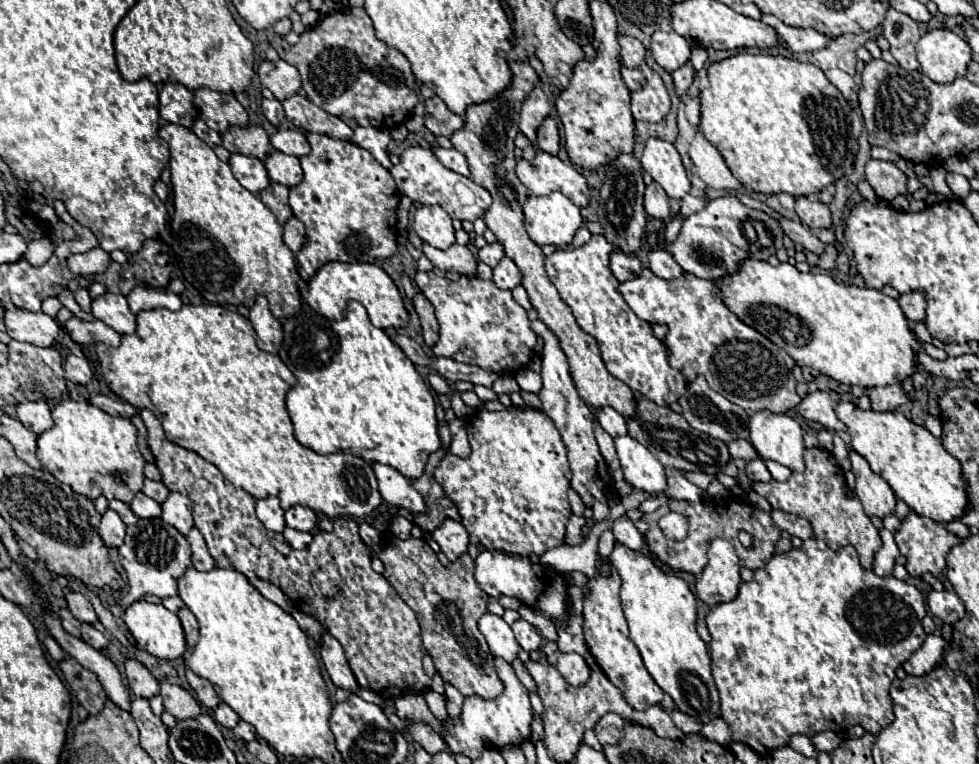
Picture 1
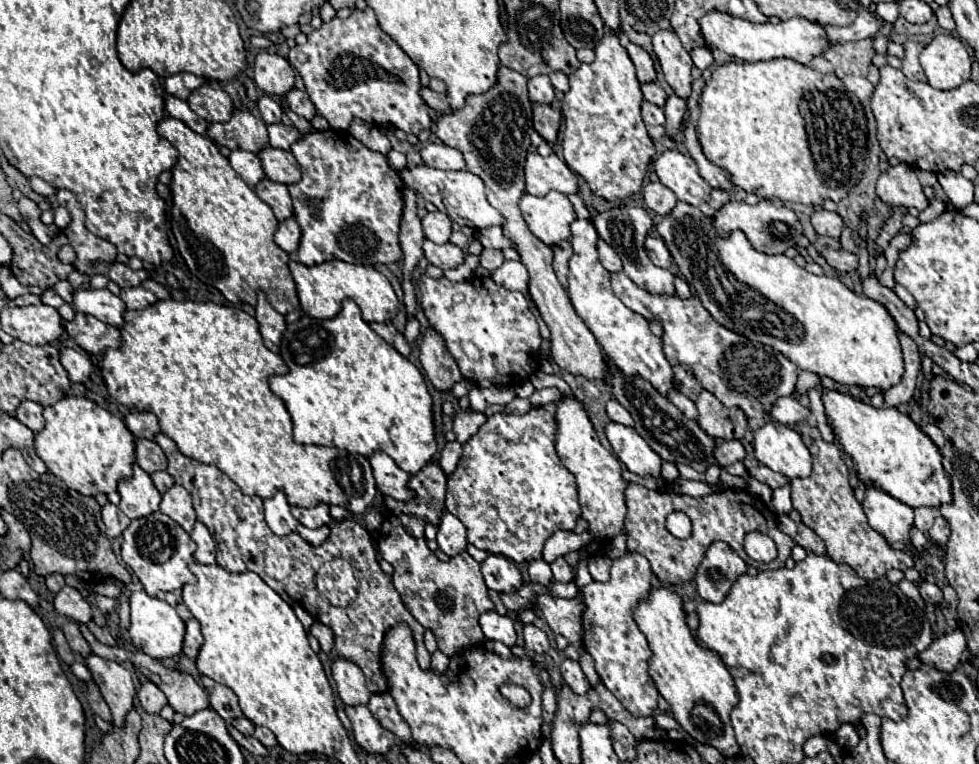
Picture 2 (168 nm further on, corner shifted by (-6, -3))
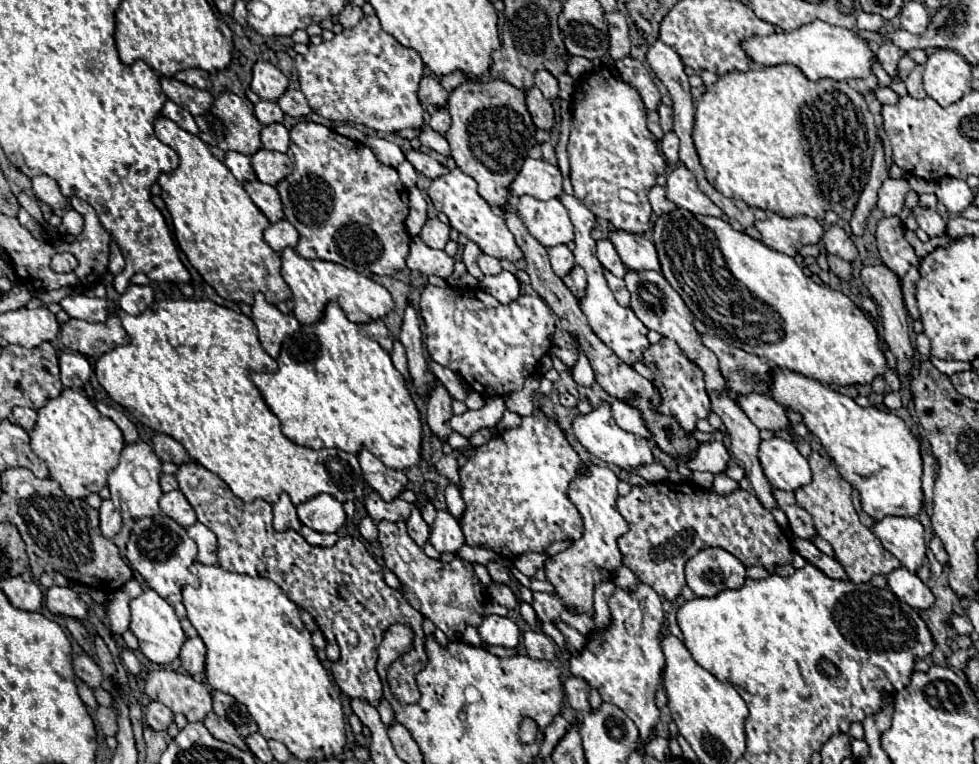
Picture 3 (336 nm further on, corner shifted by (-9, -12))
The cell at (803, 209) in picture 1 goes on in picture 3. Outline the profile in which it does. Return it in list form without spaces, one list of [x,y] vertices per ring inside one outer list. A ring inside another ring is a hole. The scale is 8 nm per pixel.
[[[830,226],[830,228],[824,232],[822,242],[824,242],[824,246],[826,246],[826,250],[828,250],[830,254],[836,254],[836,256],[840,256],[840,258],[844,258],[844,260],[848,260],[848,262],[858,256],[856,246],[852,244],[850,236],[848,236],[840,226]]]

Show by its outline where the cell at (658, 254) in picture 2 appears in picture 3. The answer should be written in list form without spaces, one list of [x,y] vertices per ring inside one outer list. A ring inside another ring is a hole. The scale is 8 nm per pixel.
[[[610,232],[608,238],[616,246],[626,268],[660,272],[658,254],[650,238],[642,234],[630,234],[630,232]]]

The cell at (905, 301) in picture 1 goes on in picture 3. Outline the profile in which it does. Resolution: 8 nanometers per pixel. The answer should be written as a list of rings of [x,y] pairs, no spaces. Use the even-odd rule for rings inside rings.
[[[882,218],[878,222],[878,252],[884,260],[884,264],[902,280],[910,266],[918,262],[912,246],[904,240],[904,228],[900,226],[898,218]]]

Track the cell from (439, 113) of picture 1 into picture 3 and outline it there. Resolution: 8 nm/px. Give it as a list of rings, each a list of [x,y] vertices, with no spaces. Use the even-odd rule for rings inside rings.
[[[422,78],[418,98],[422,104],[432,104],[436,108],[442,108],[448,102],[448,92],[440,86],[436,78]]]

